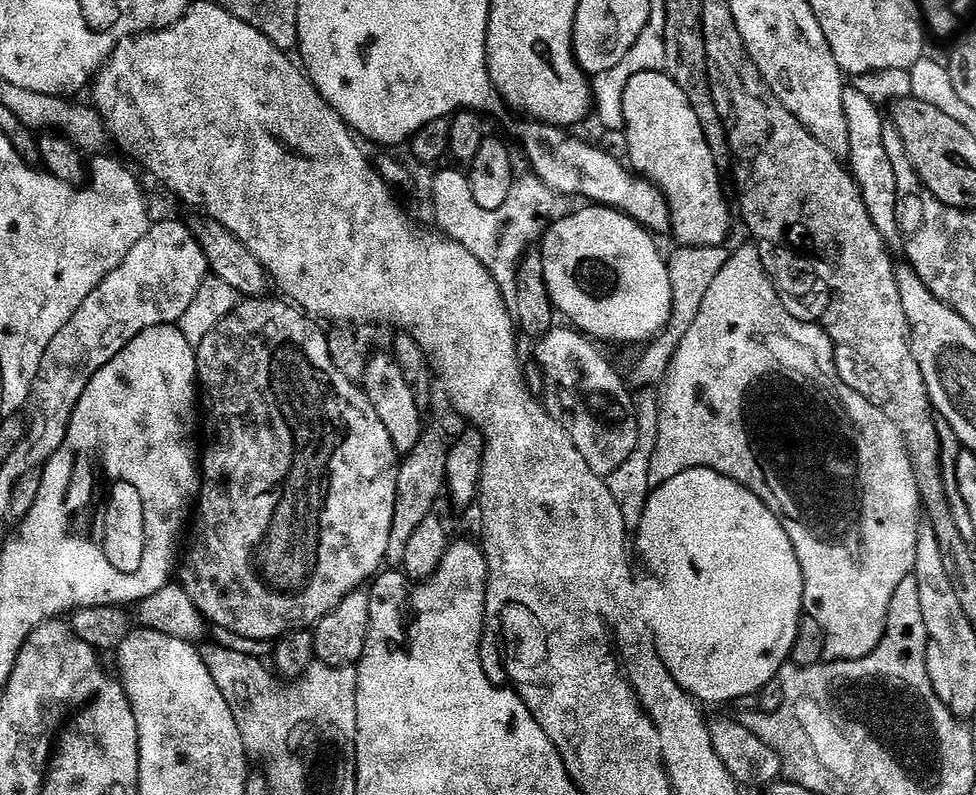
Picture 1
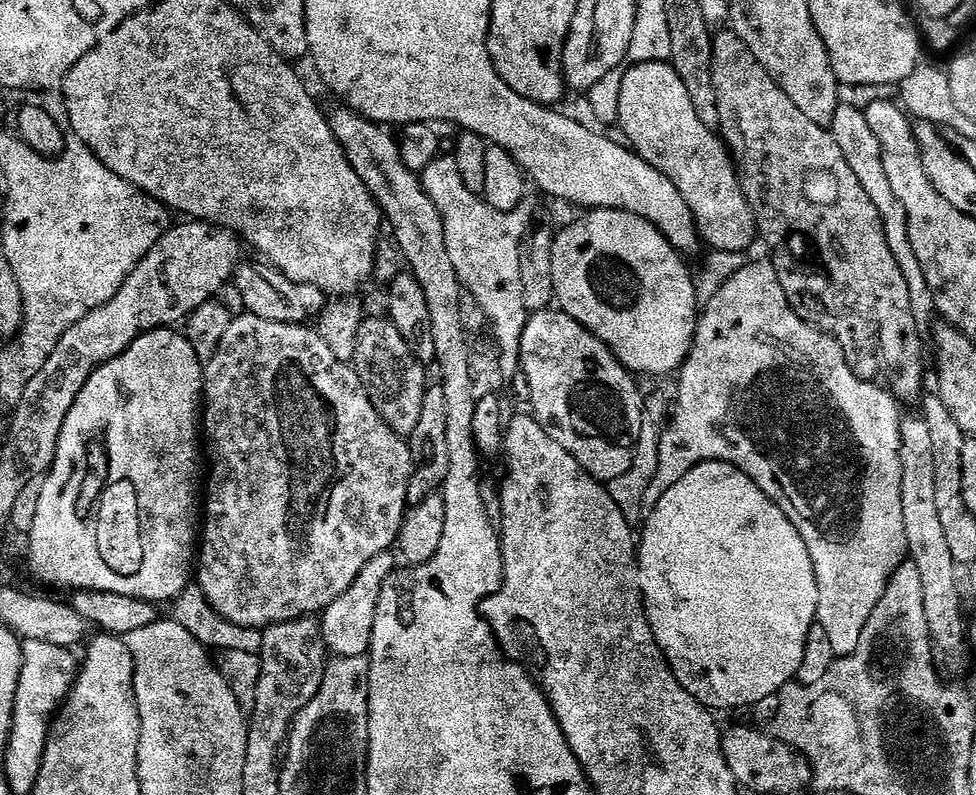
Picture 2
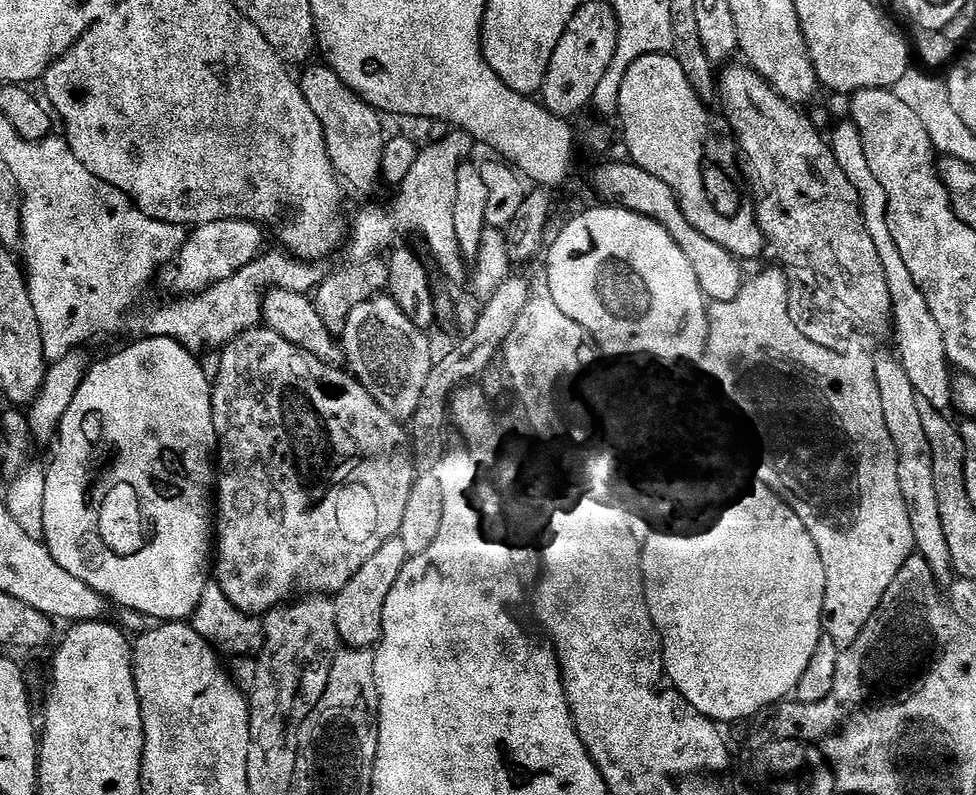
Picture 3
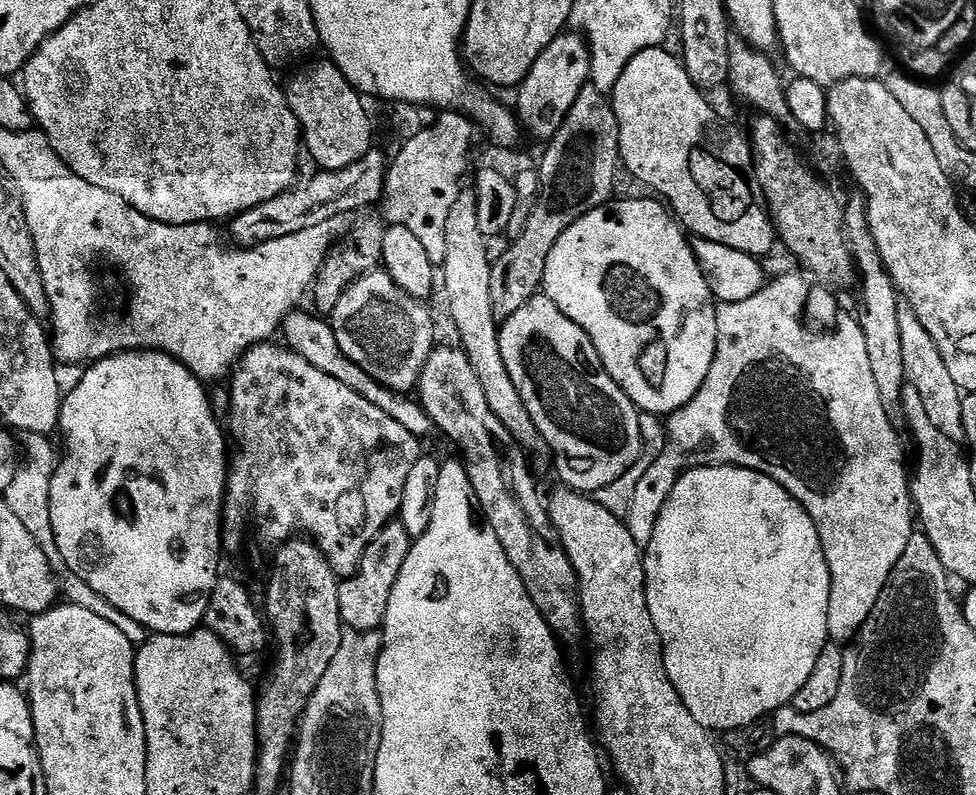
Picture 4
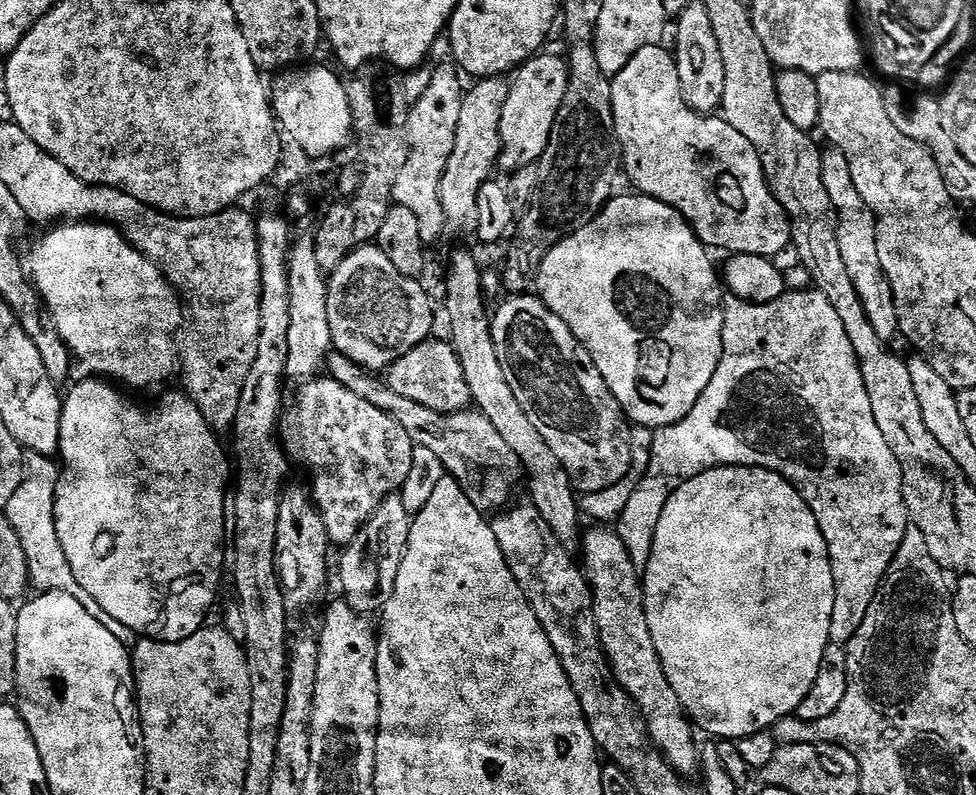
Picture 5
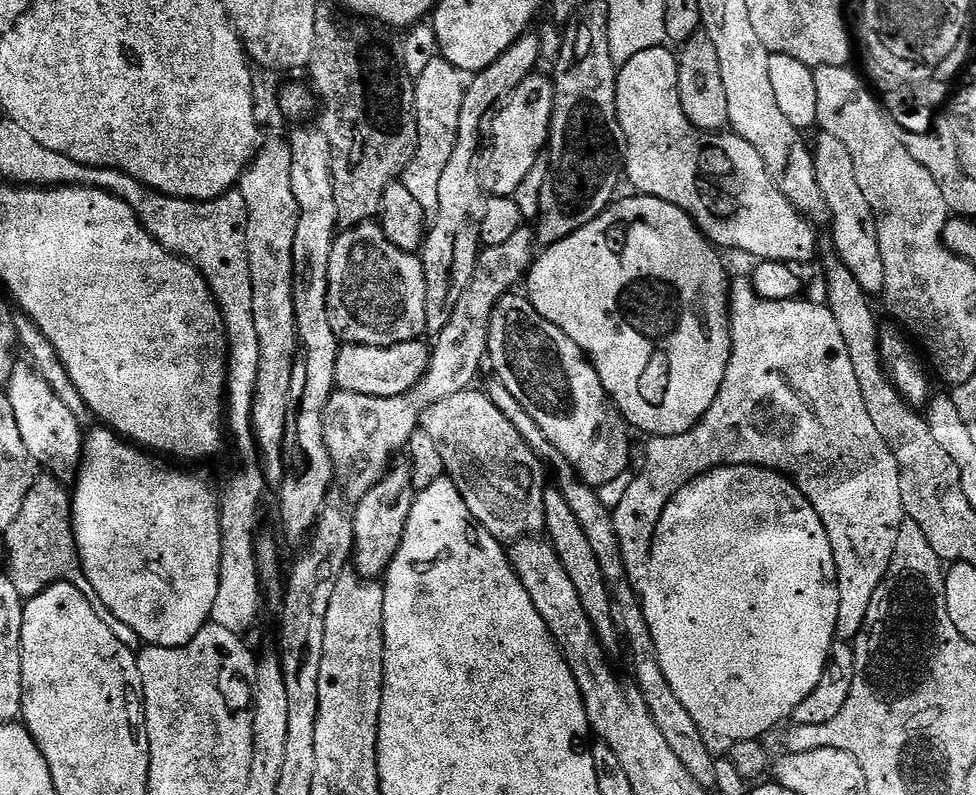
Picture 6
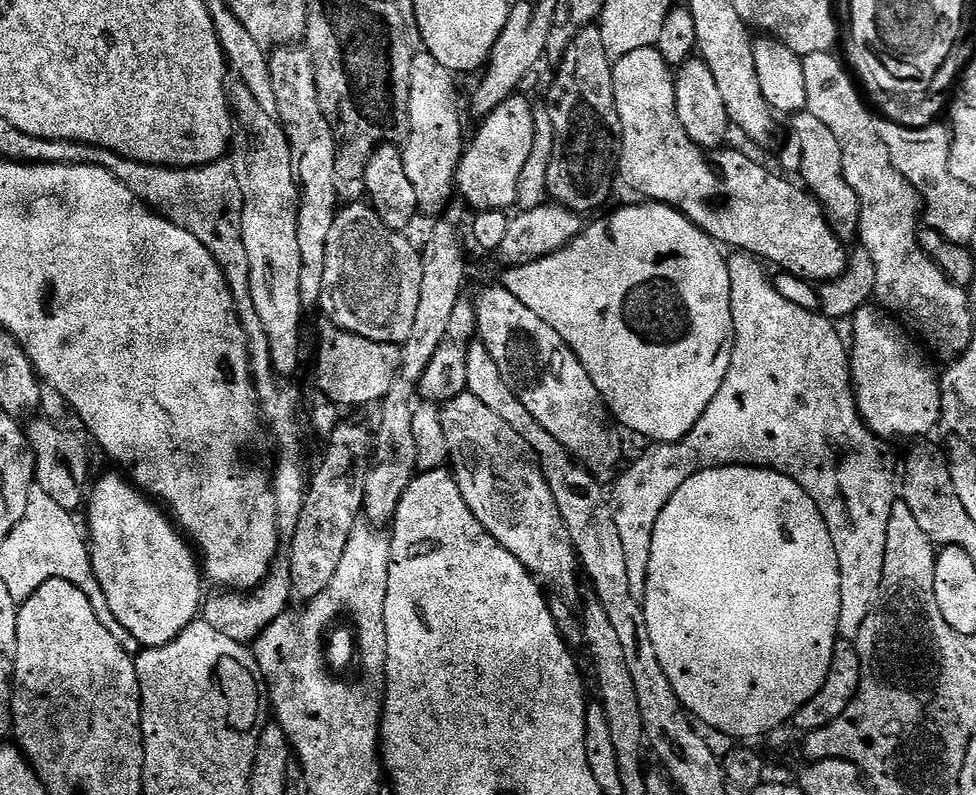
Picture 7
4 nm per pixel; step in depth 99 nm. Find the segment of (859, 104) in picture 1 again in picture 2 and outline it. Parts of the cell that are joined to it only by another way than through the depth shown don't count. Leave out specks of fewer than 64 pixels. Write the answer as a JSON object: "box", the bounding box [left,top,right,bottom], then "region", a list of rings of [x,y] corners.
{"box":[830,104,934,326],"region":[[[842,104],[836,108],[830,131],[834,142],[838,142],[838,146],[842,149],[842,154],[846,158],[850,170],[854,170],[858,182],[862,182],[862,190],[866,190],[870,202],[874,202],[874,206],[880,215],[880,223],[883,225],[890,254],[894,254],[901,270],[901,276],[906,280],[906,290],[912,303],[912,315],[915,317],[917,325],[924,326],[924,323],[931,316],[934,316],[932,292],[929,290],[926,278],[922,274],[922,268],[918,266],[918,258],[914,258],[914,250],[910,246],[910,238],[908,237],[904,208],[901,207],[898,198],[894,198],[894,189],[891,188],[890,182],[886,178],[878,138],[874,138],[874,130],[870,130],[870,122],[866,122],[864,110]]]}

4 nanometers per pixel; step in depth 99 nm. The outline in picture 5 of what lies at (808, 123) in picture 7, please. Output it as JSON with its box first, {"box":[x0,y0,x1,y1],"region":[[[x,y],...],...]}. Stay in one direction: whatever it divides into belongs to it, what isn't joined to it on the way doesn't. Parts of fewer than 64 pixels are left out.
{"box":[824,149,899,342],"region":[[[840,149],[830,150],[825,153],[824,176],[827,193],[840,216],[838,238],[845,259],[846,268],[850,278],[853,279],[854,288],[865,307],[866,316],[871,326],[877,331],[878,336],[885,342],[899,333],[899,320],[897,318],[896,299],[893,298],[893,288],[890,286],[882,270],[882,262],[878,253],[877,224],[875,213],[872,212],[865,201],[864,195],[854,184],[853,175],[850,173],[849,159]]]}

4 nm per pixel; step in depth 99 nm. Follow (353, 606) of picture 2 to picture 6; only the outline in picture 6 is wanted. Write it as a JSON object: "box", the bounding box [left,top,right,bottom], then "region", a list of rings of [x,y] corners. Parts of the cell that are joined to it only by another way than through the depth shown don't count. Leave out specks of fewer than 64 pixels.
{"box":[351,462,414,580],"region":[[[408,462],[393,463],[388,473],[366,493],[355,501],[354,546],[351,563],[355,571],[365,580],[376,580],[387,573],[394,554],[398,554],[398,546],[402,546],[402,534],[406,530],[406,522],[410,518],[414,489],[412,486],[412,465]]]}

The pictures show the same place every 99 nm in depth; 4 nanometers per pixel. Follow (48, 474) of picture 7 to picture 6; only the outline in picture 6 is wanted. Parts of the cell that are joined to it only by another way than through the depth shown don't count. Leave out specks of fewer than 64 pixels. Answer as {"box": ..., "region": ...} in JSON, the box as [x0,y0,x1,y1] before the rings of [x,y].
{"box":[6,363,85,483],"region":[[[17,363],[8,379],[6,391],[10,406],[14,406],[18,434],[22,434],[22,442],[26,442],[26,450],[32,460],[60,483],[75,483],[84,454],[85,437],[78,418],[74,418],[74,414],[70,414],[70,409],[62,403],[62,398],[58,398],[58,394],[54,394],[54,390],[46,386],[46,382],[31,363]]]}

